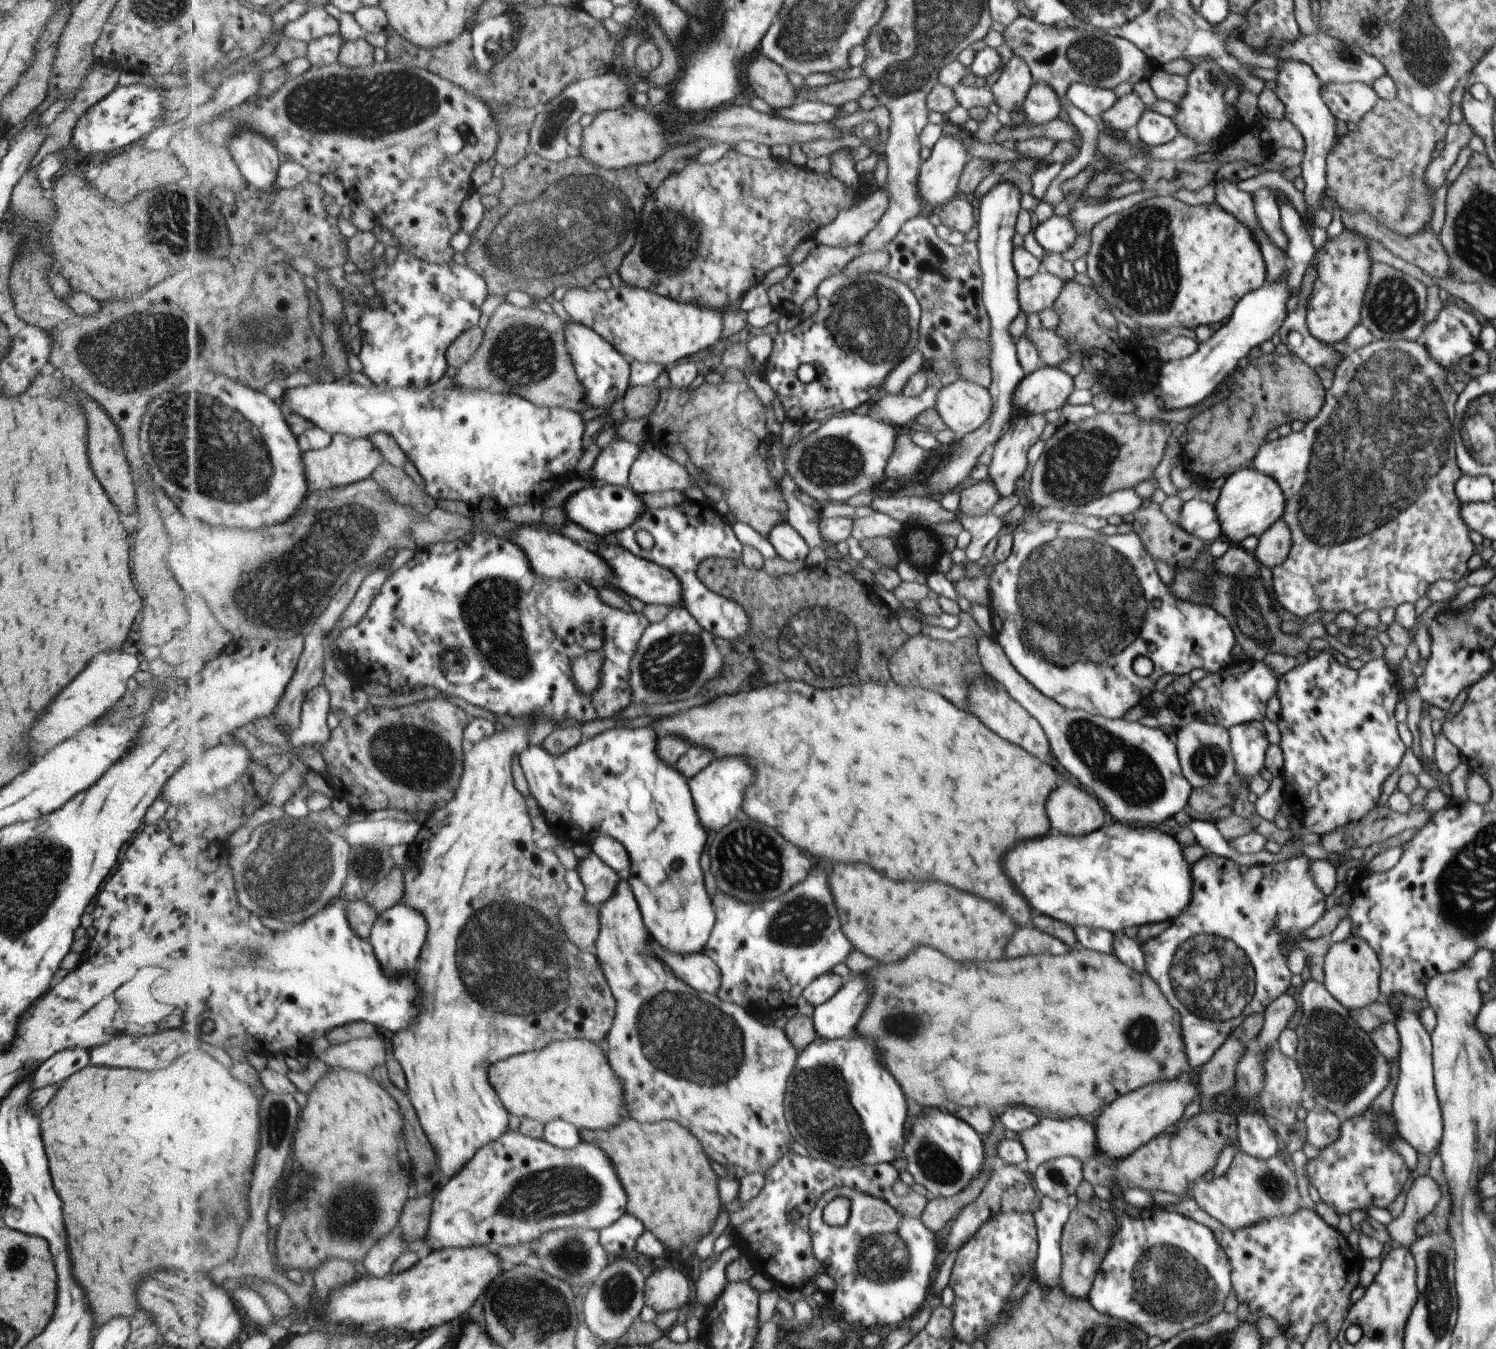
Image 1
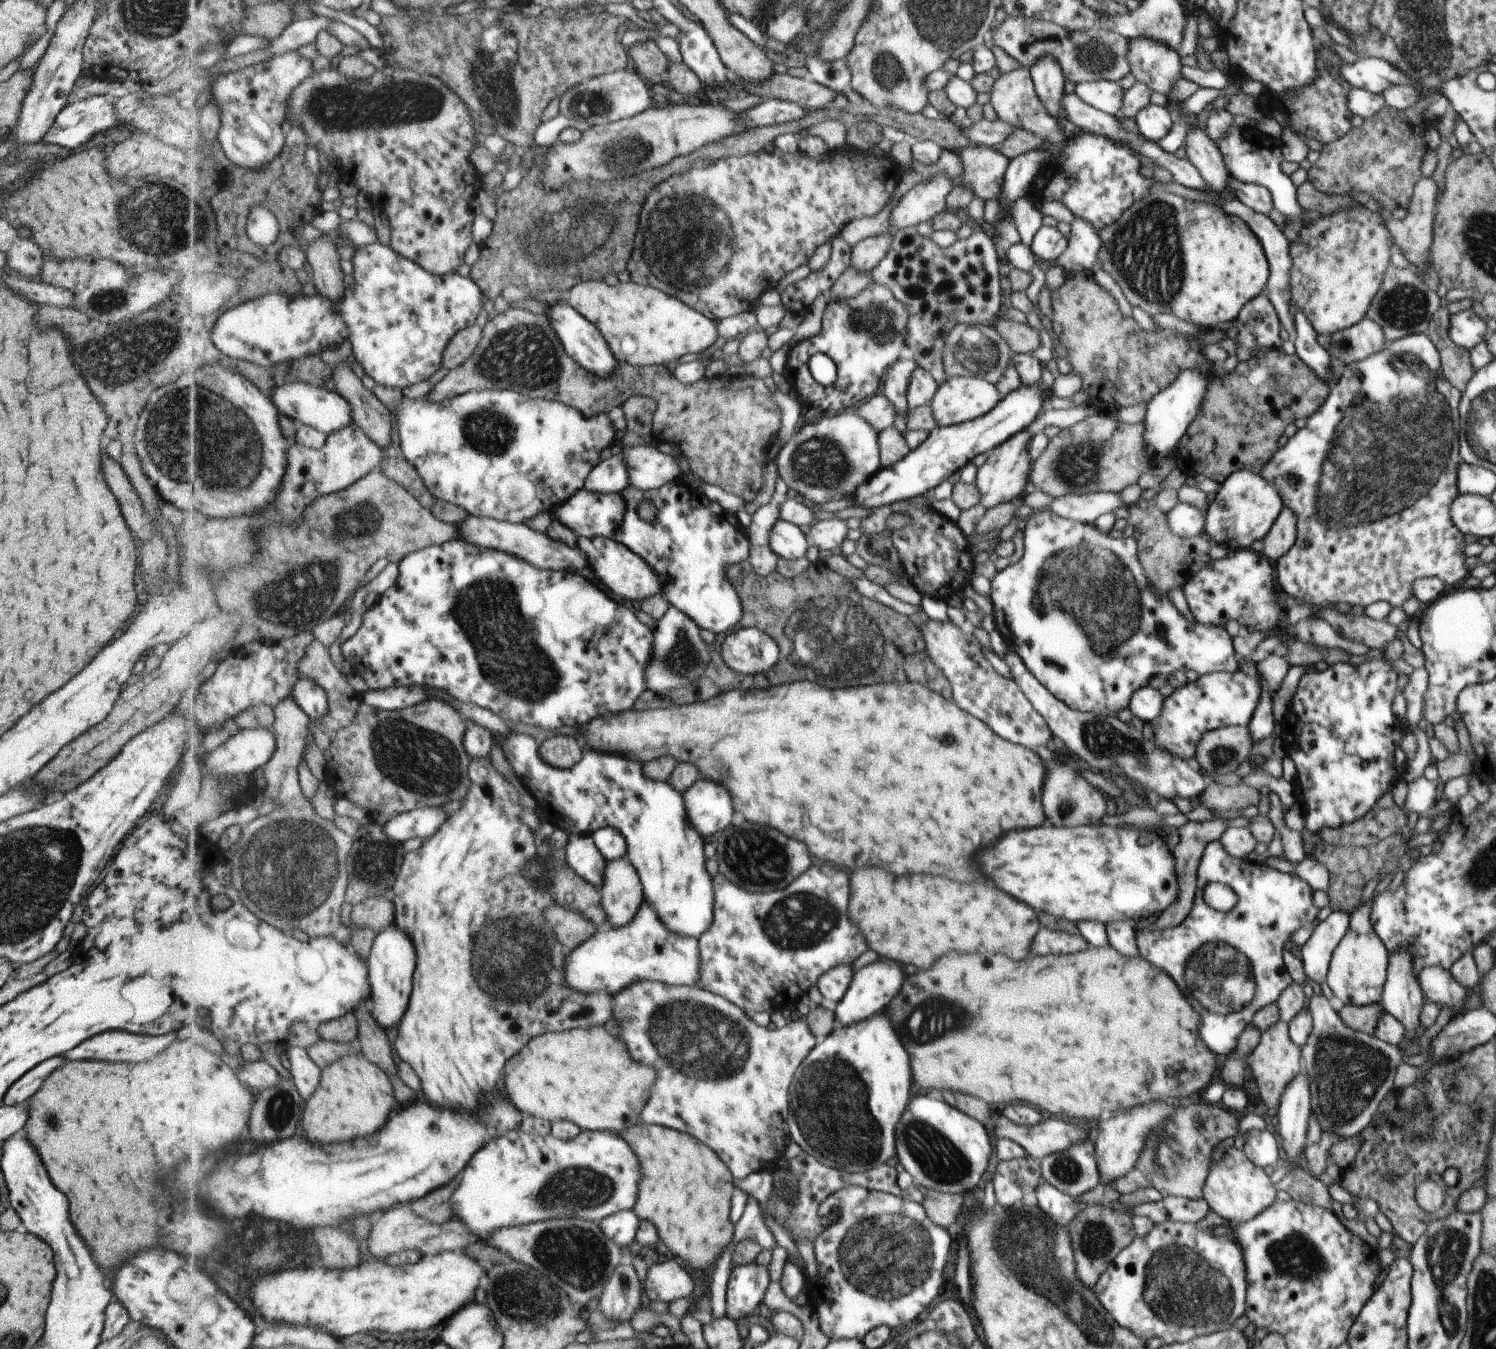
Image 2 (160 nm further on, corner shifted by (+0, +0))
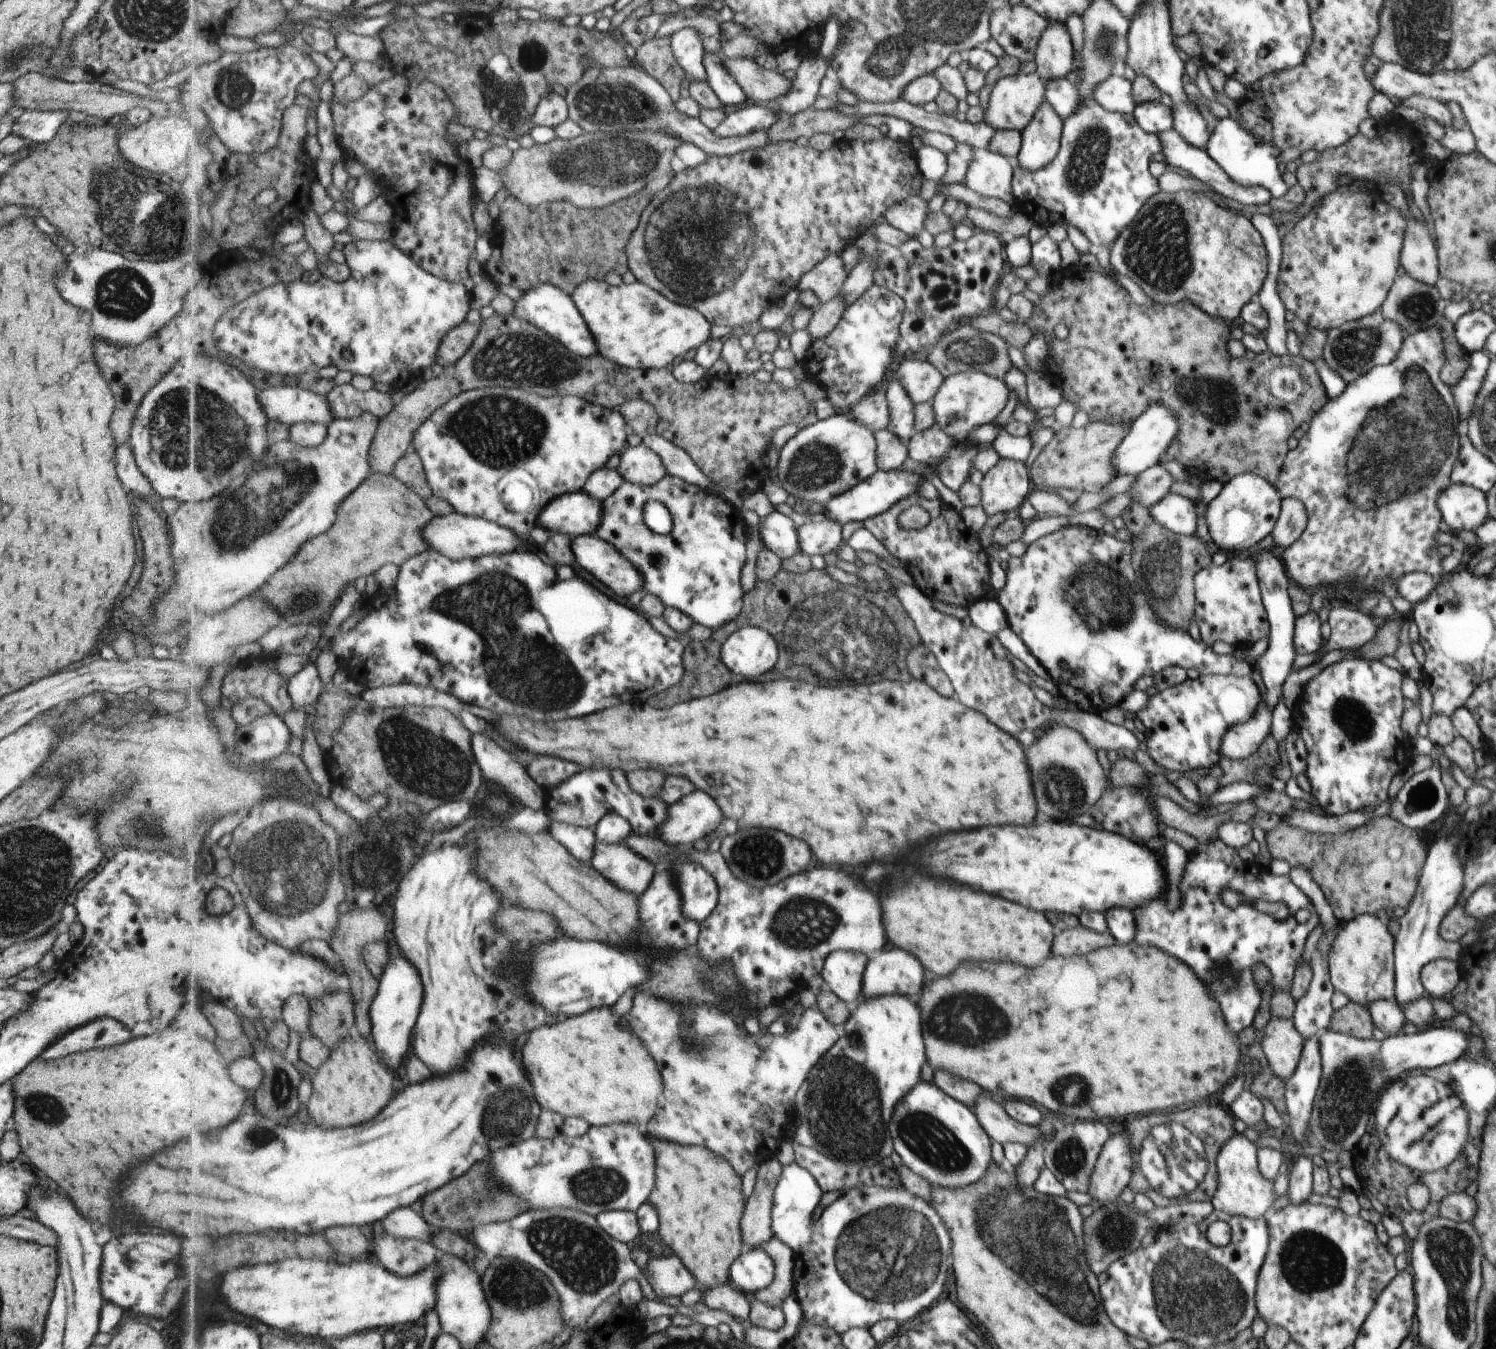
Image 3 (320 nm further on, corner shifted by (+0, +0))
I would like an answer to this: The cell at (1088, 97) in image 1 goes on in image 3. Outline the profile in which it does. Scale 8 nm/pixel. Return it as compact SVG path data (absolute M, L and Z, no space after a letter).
M1116 75L1099 84L1095 89L1095 99L1110 112L1132 113L1136 108L1131 82Z

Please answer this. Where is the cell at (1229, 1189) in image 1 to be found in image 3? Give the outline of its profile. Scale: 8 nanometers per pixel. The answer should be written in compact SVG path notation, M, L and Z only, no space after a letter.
M1235 1134L1221 1146L1217 1154L1218 1186L1209 1205L1212 1210L1229 1215L1244 1215L1257 1219L1271 1210L1277 1199L1273 1182L1265 1177L1256 1164L1256 1148L1244 1135Z

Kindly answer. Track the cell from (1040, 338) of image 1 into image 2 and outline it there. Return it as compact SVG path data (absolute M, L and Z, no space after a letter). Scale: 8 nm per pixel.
M1000 318L998 324L992 325L1010 346L1014 353L1033 353L1040 346L1040 336L1029 324L1019 324L1012 320Z

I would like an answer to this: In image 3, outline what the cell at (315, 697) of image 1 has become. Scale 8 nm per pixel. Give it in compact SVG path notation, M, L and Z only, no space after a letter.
M316 649L304 670L291 678L290 691L297 707L310 706L310 704L314 706L322 696L324 682L320 678L320 669L317 665L320 653L321 650Z

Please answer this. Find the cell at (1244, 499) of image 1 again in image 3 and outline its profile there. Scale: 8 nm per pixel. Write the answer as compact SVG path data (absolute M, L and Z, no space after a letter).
M1241 473L1223 483L1220 493L1207 504L1205 521L1212 540L1222 551L1254 551L1258 542L1275 530L1281 511L1279 489L1256 473Z

